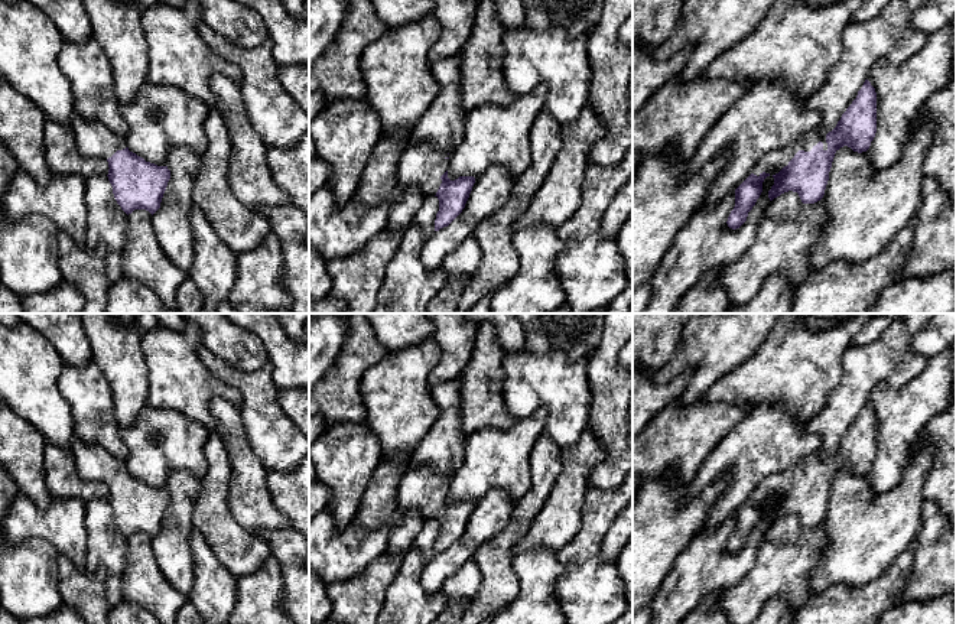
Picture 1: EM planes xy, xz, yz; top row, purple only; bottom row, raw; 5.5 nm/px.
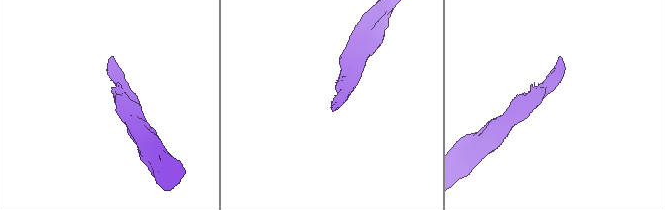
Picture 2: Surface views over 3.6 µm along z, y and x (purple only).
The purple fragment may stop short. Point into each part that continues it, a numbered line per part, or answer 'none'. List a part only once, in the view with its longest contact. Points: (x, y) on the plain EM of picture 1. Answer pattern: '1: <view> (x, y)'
1: yz (773, 486)

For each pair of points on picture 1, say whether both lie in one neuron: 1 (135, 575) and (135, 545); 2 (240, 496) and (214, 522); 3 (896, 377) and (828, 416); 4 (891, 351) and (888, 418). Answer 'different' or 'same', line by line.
1: same
2: different
3: same
4: different

